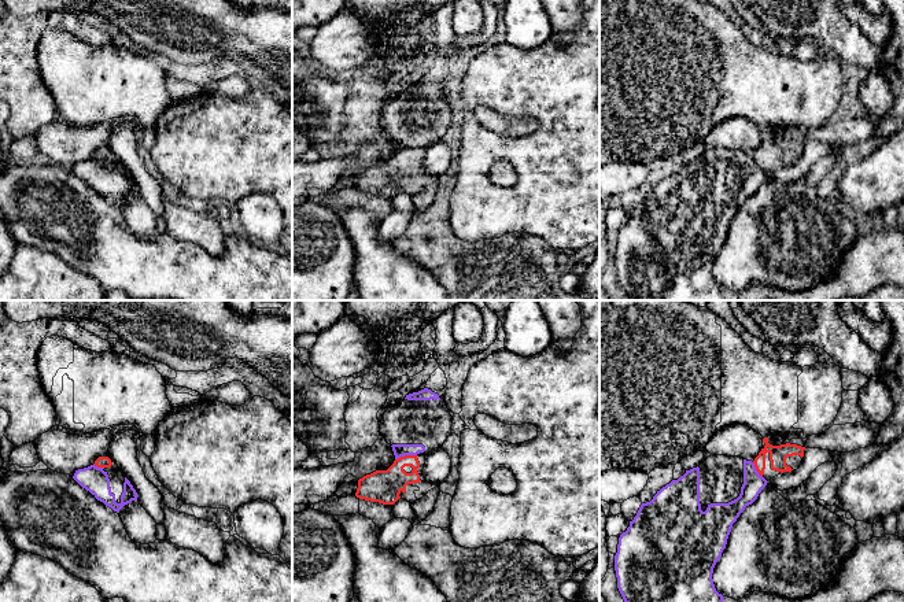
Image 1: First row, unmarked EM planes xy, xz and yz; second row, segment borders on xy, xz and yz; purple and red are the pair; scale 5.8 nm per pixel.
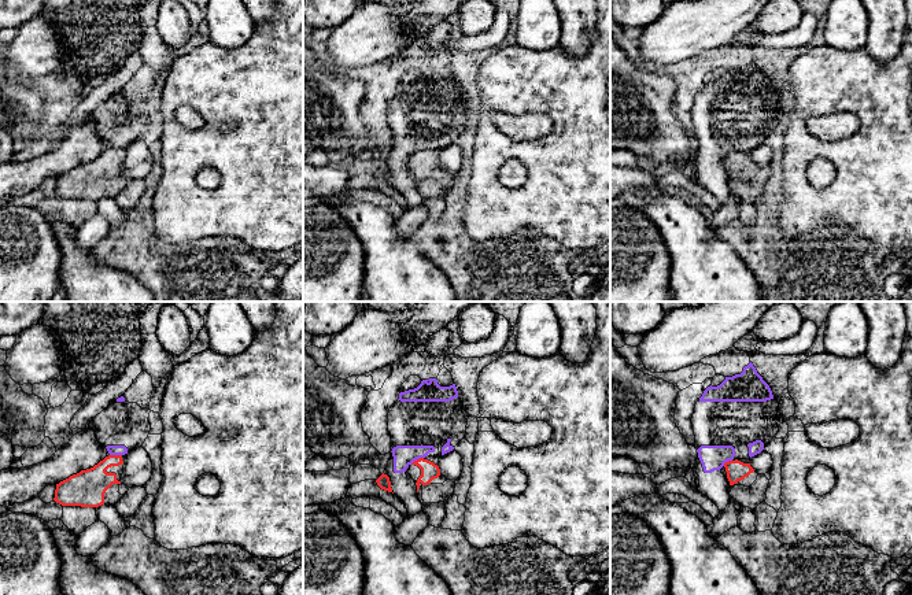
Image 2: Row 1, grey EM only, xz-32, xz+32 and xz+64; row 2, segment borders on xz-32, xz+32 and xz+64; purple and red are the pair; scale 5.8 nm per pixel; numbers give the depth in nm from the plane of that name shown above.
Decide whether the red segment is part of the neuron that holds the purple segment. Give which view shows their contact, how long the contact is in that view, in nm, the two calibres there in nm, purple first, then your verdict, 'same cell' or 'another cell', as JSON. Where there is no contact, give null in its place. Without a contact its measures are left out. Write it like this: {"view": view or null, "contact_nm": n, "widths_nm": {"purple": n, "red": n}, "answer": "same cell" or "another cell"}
{"view": "xz", "contact_nm": 130, "widths_nm": {"purple": 80, "red": 190}, "answer": "another cell"}

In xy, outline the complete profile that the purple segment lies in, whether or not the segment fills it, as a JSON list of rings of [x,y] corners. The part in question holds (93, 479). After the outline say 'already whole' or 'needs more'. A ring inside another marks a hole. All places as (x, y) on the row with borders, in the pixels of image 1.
[[[91,465],[70,473],[82,488],[89,491],[97,501],[119,511],[125,505],[137,501],[137,492],[118,468],[117,473],[107,474],[104,468]]]; needs more

